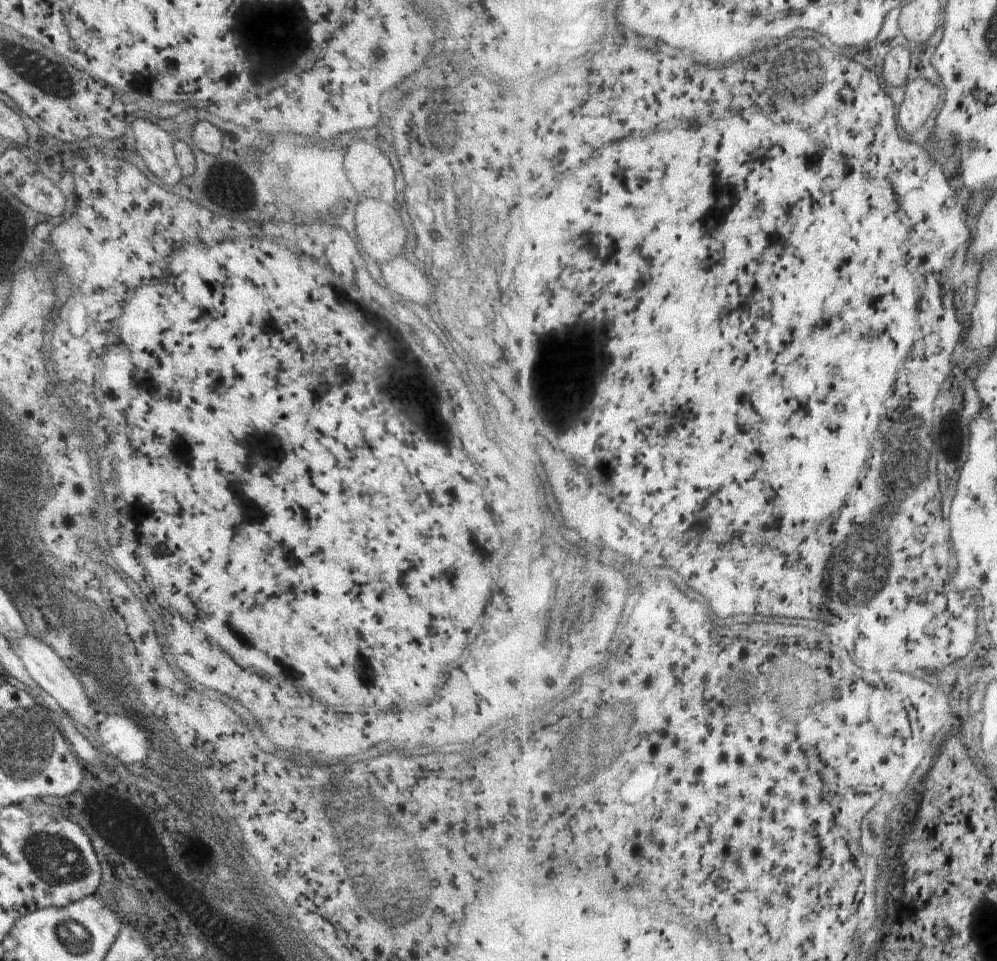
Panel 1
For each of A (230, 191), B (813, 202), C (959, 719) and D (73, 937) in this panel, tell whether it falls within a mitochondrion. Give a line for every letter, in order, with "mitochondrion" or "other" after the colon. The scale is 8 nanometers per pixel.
A: mitochondrion
B: other
C: other
D: mitochondrion

